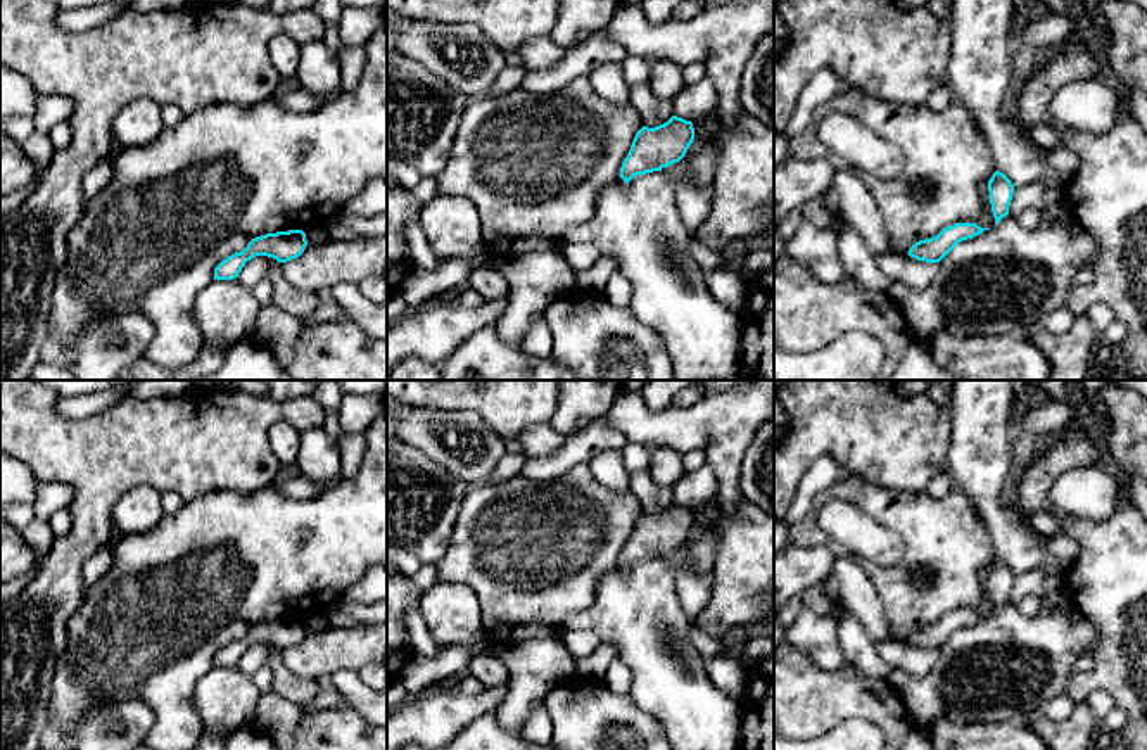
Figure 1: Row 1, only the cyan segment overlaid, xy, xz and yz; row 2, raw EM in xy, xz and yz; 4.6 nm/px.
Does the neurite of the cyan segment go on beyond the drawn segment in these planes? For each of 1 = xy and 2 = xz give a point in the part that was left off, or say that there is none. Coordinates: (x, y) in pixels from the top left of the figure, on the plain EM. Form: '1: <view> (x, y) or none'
1: none
2: none

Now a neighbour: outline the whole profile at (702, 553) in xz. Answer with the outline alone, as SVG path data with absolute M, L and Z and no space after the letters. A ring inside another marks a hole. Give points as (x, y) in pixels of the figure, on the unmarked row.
M703 532L700 539L684 543L679 551L686 556L689 567L707 574L715 567L719 543L712 532Z

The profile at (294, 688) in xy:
M271 645L268 665L273 671L271 690L285 700L302 707L318 693L320 684L292 672L282 660L282 650Z

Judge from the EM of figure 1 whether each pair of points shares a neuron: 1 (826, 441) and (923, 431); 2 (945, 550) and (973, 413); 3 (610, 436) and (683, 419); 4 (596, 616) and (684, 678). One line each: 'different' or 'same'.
1: same
2: different
3: different
4: same

